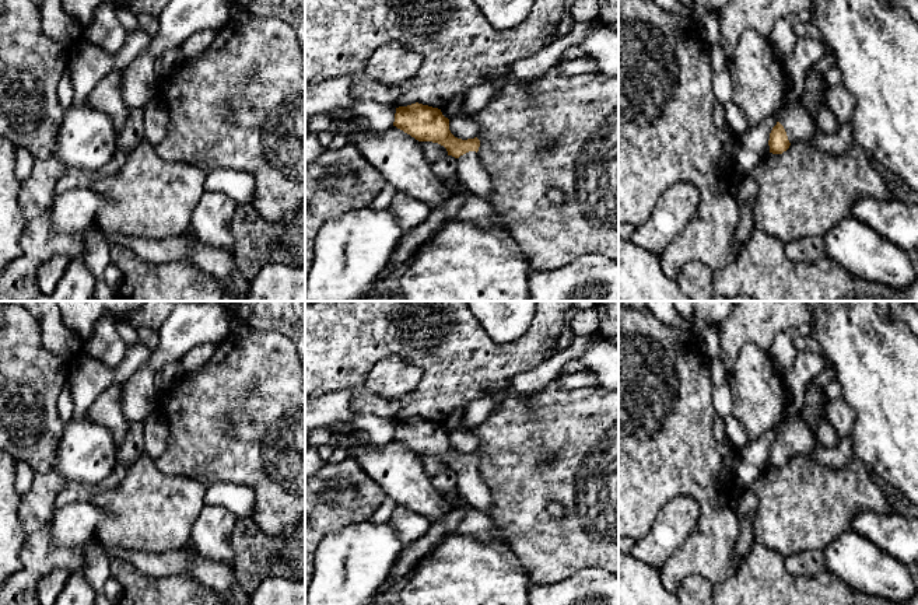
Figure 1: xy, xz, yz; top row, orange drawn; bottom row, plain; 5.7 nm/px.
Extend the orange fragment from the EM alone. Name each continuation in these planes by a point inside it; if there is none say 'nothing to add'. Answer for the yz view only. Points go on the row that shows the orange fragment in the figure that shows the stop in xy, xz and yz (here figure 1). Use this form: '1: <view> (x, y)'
1: yz (799, 126)

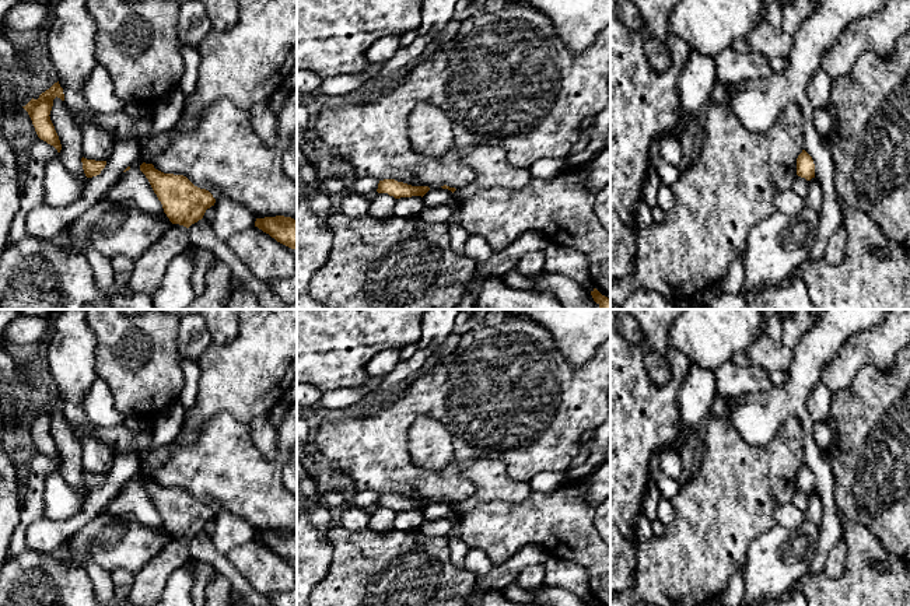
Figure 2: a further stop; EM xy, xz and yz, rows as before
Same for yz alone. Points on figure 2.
nothing to add

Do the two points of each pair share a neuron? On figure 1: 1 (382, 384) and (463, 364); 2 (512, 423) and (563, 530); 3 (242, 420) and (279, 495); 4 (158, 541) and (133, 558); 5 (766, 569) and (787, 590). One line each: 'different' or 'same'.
1: different
2: same
3: same
4: different
5: same

